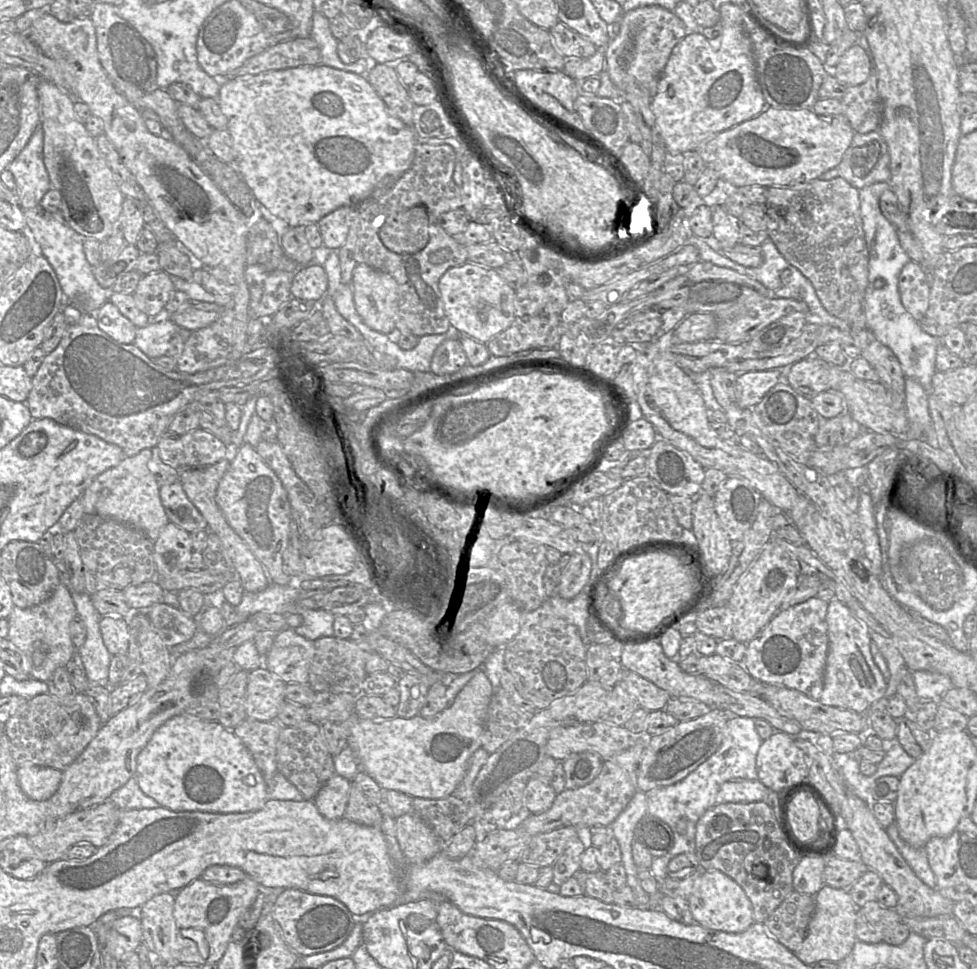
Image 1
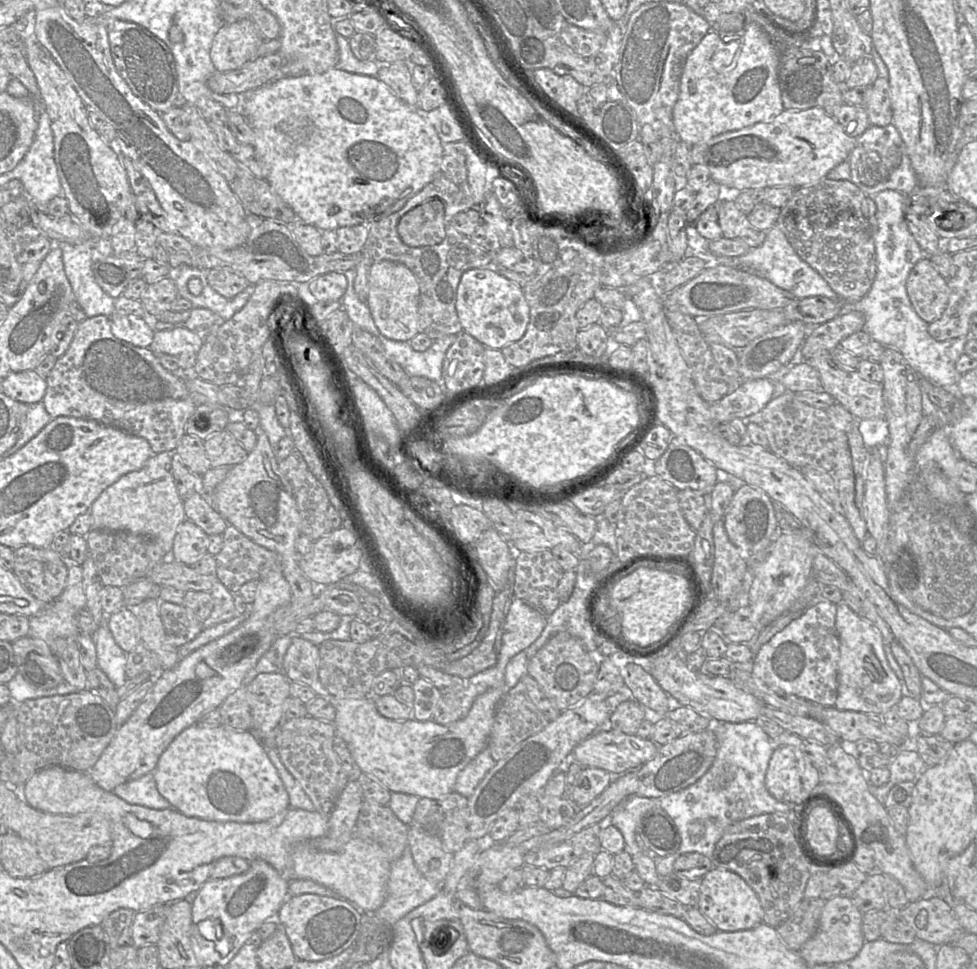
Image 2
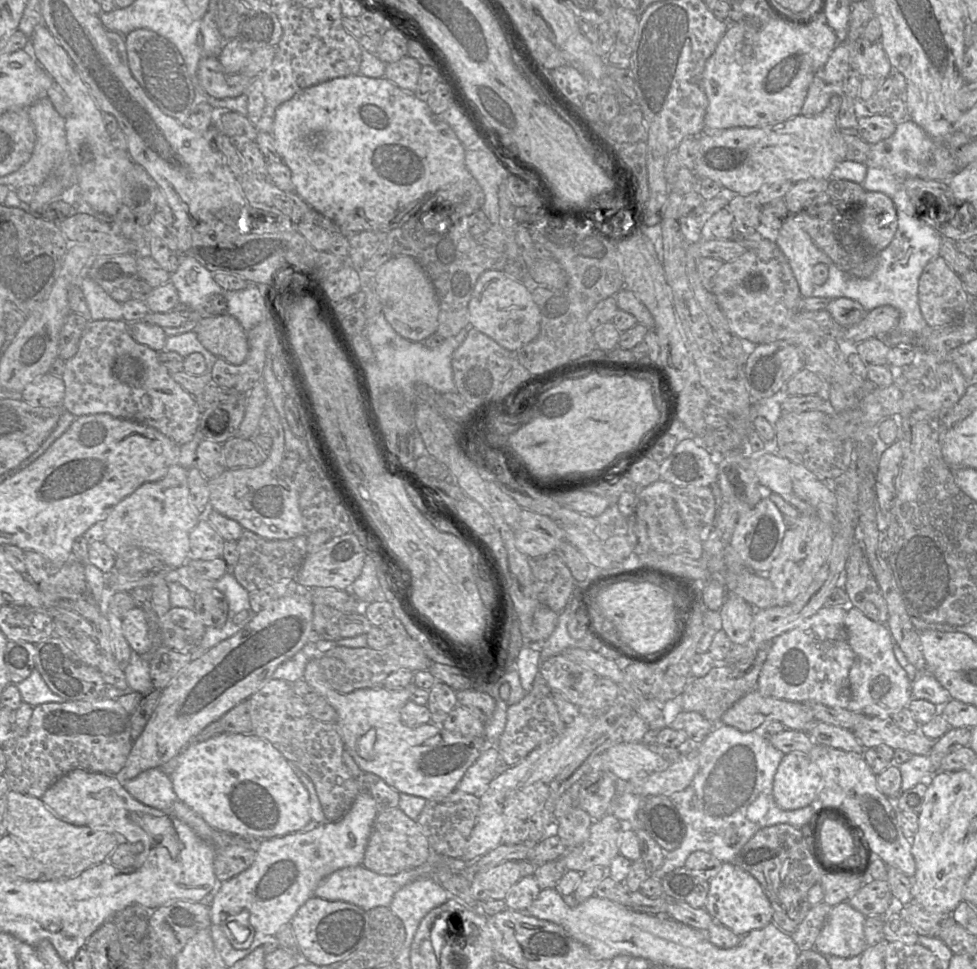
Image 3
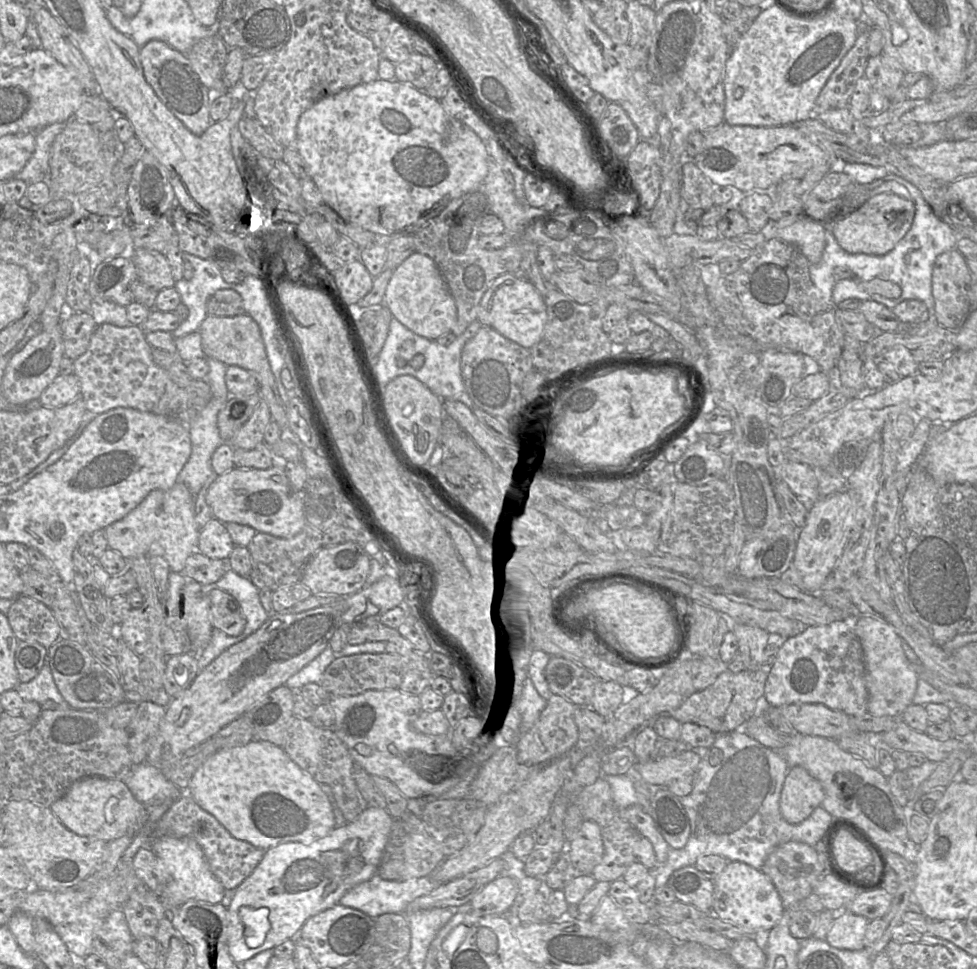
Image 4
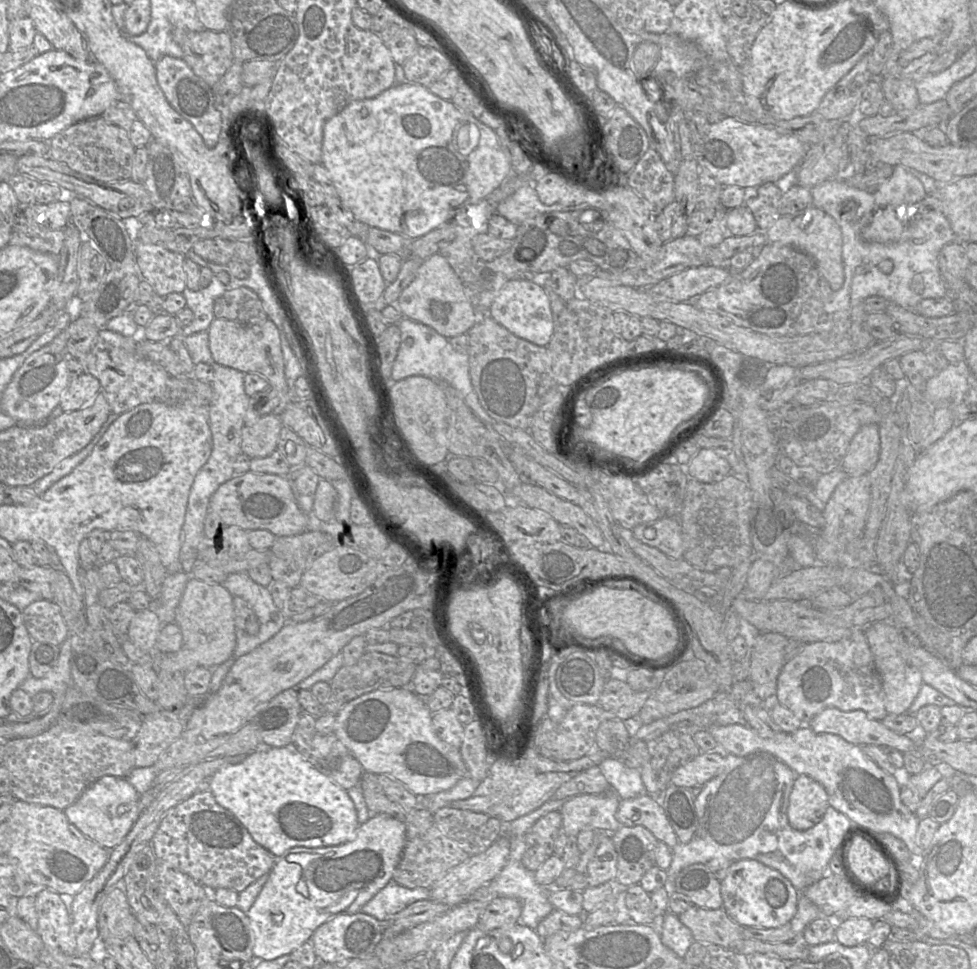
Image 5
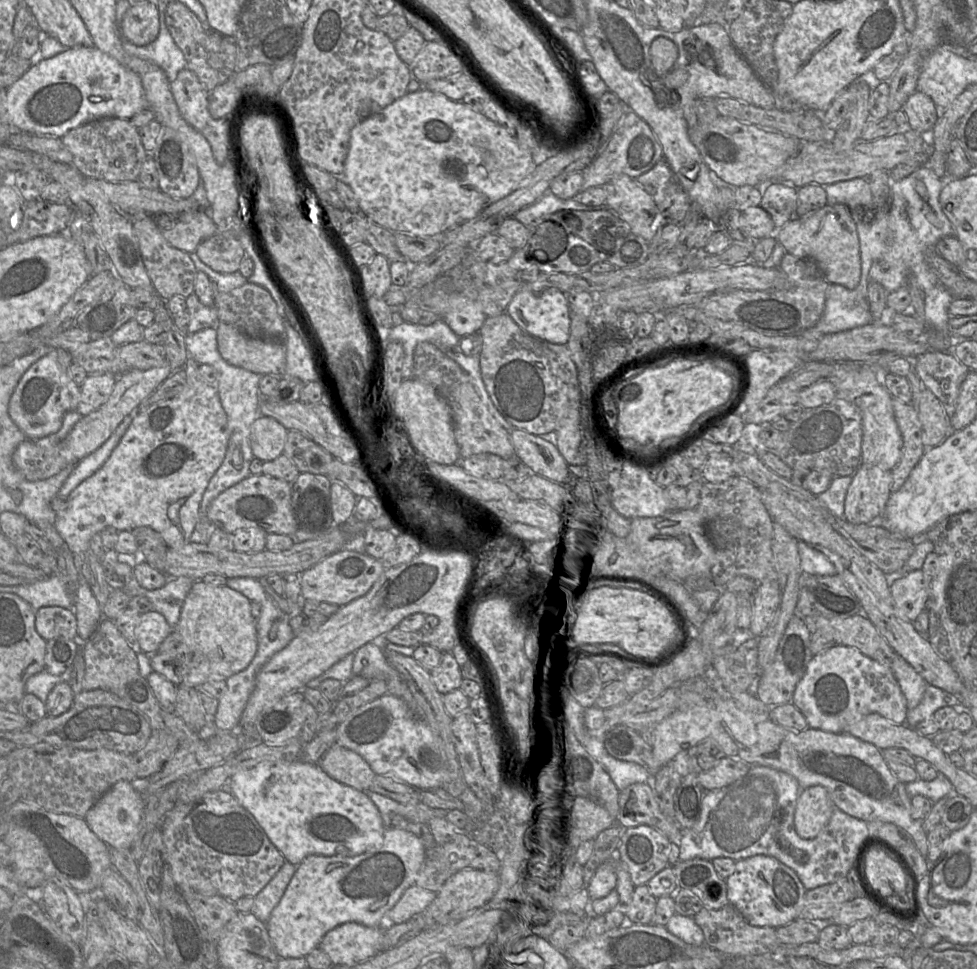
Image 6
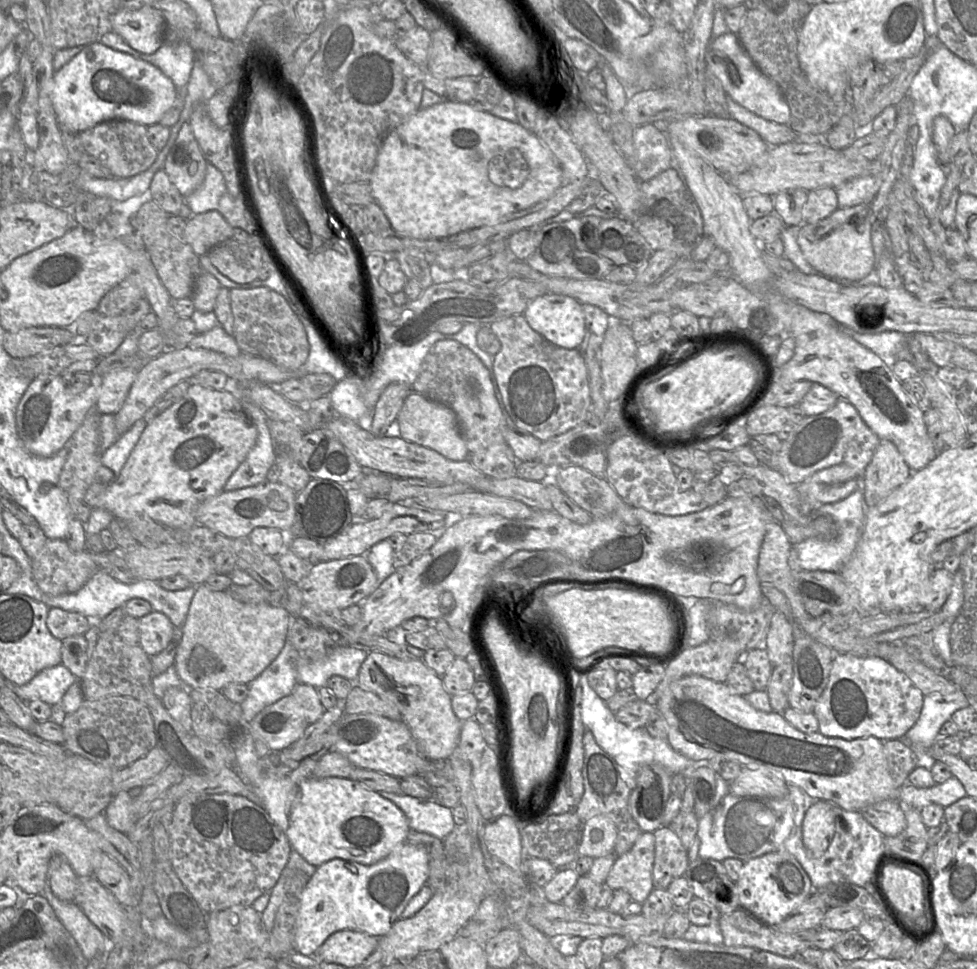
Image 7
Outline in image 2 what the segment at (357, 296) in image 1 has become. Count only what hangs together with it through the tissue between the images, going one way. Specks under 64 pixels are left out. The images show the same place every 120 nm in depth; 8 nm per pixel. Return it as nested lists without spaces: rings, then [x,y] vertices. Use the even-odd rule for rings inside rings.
[[[379,261],[369,270],[367,306],[378,330],[387,338],[408,342],[418,333],[419,284],[414,274],[403,264]]]

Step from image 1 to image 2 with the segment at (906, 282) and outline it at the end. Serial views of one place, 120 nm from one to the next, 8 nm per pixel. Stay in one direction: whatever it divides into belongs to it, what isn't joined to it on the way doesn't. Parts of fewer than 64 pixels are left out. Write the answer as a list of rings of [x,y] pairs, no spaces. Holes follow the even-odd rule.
[[[925,257],[911,269],[906,289],[913,308],[927,324],[938,320],[949,301],[948,280]]]

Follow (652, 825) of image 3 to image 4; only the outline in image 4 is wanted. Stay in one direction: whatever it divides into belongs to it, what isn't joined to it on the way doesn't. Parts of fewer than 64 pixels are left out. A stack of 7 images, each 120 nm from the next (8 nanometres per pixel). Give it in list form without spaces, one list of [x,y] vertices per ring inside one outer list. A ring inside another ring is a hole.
[[[635,777],[638,804],[653,819],[671,848],[683,848],[690,836],[691,824],[679,796],[665,785],[651,784]]]

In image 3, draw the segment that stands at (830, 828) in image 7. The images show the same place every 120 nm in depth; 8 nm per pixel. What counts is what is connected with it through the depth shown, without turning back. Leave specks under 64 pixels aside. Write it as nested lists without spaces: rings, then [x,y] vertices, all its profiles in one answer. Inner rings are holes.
[[[786,753],[775,772],[772,794],[783,810],[803,808],[816,799],[821,785],[820,769],[807,754]]]

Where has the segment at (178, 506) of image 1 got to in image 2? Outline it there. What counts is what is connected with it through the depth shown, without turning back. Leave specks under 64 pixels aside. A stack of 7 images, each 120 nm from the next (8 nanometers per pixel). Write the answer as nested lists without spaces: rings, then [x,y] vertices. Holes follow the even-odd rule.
[[[199,493],[183,500],[186,519],[199,526],[208,535],[222,535],[228,522]]]

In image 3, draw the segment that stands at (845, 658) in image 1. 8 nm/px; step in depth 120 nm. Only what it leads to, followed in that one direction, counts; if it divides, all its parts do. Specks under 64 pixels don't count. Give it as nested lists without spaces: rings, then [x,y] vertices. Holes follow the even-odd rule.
[[[849,605],[845,628],[855,660],[849,670],[850,701],[849,711],[872,717],[891,717],[912,699],[912,682],[898,663],[894,652],[894,640],[886,624],[866,617],[859,609]]]

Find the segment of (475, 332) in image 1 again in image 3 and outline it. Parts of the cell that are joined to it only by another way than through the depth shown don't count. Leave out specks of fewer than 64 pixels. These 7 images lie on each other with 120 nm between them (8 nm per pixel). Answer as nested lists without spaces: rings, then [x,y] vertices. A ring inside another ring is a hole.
[[[488,270],[480,275],[468,308],[469,325],[508,351],[516,352],[540,332],[540,311],[531,292],[503,271]]]

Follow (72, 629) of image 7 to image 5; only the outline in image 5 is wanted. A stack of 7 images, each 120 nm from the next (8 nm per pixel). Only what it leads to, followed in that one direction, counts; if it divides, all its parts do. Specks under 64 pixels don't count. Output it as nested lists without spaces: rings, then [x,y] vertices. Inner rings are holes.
[[[40,599],[22,611],[24,625],[33,641],[61,645],[70,633],[60,607],[51,600]]]

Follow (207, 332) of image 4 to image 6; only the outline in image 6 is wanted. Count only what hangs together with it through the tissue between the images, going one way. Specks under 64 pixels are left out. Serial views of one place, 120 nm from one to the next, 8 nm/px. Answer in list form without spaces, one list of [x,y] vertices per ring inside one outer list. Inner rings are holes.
[[[219,321],[218,351],[228,363],[260,375],[286,376],[286,346],[282,339],[252,338]]]

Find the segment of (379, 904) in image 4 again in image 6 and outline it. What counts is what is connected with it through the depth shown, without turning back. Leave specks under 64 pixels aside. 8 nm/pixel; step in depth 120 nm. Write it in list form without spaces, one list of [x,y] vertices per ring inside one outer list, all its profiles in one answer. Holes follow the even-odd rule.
[[[415,885],[409,887],[385,915],[384,929],[387,926],[404,923],[421,913],[434,900],[435,894]]]

